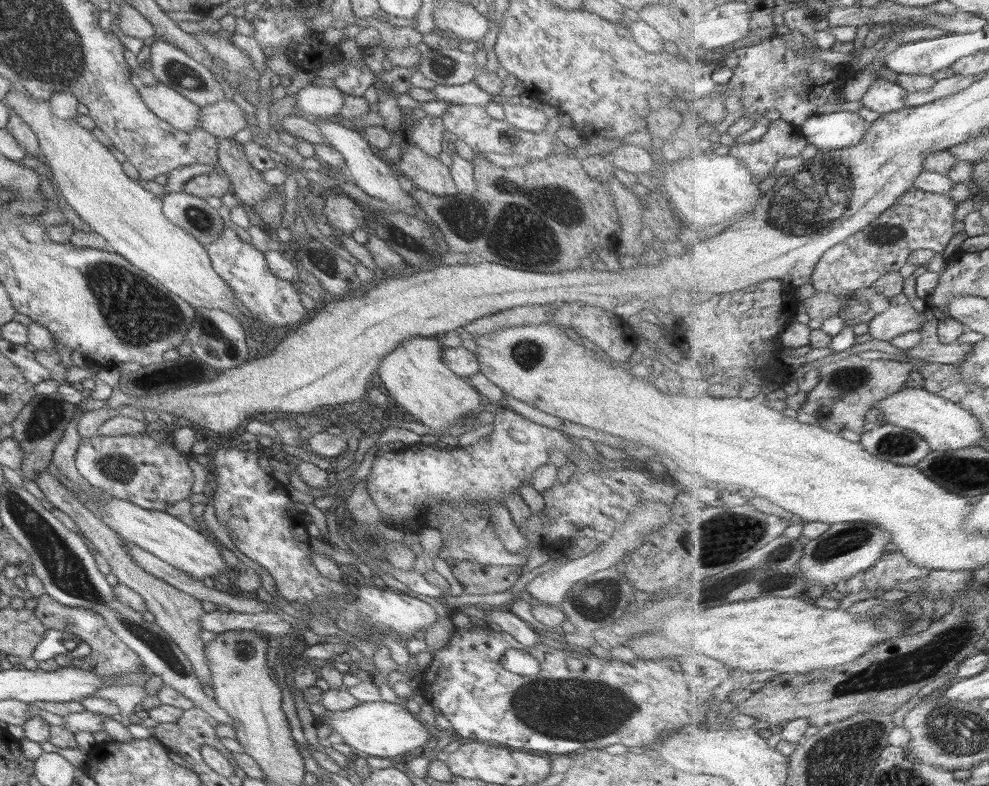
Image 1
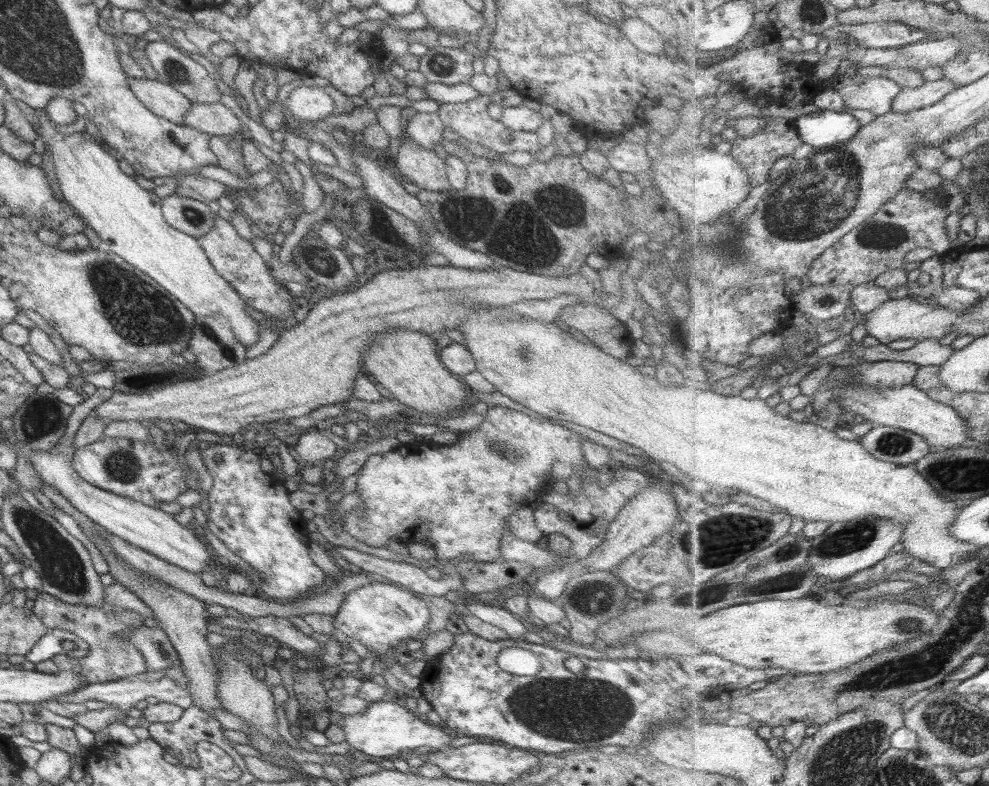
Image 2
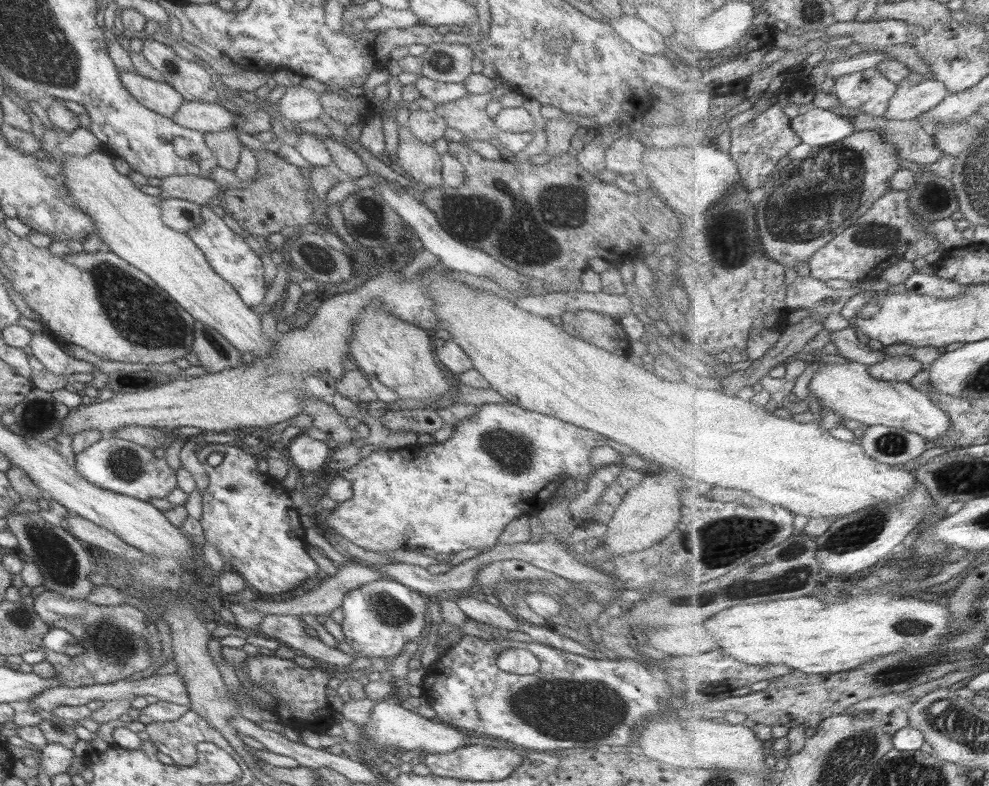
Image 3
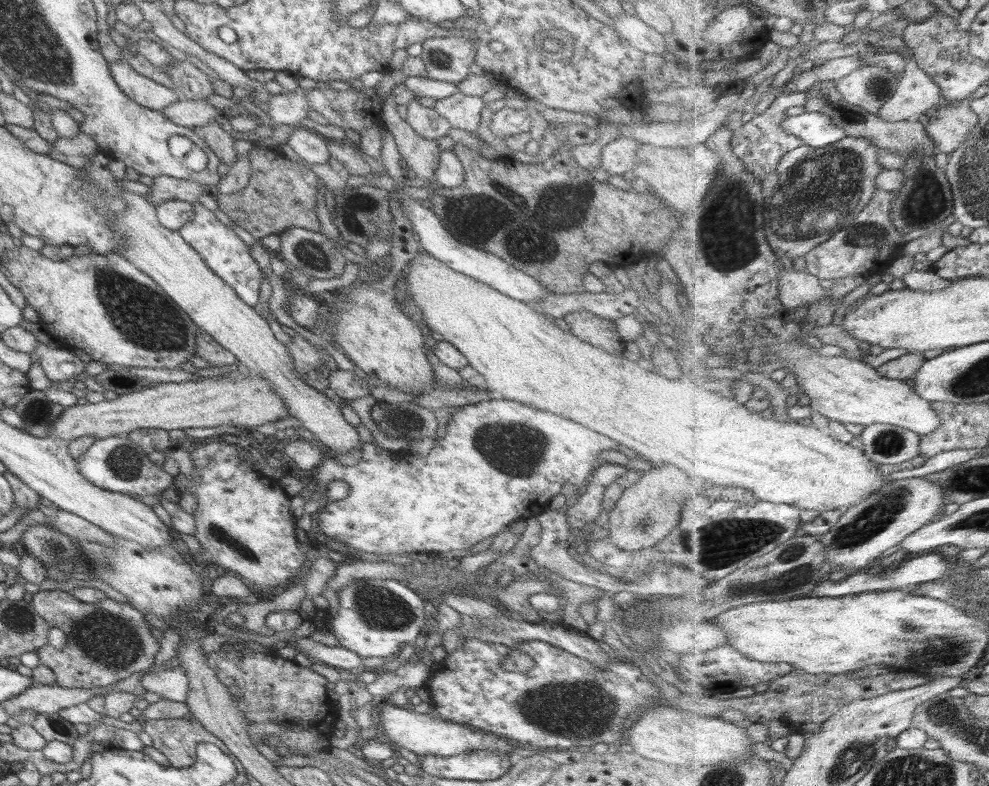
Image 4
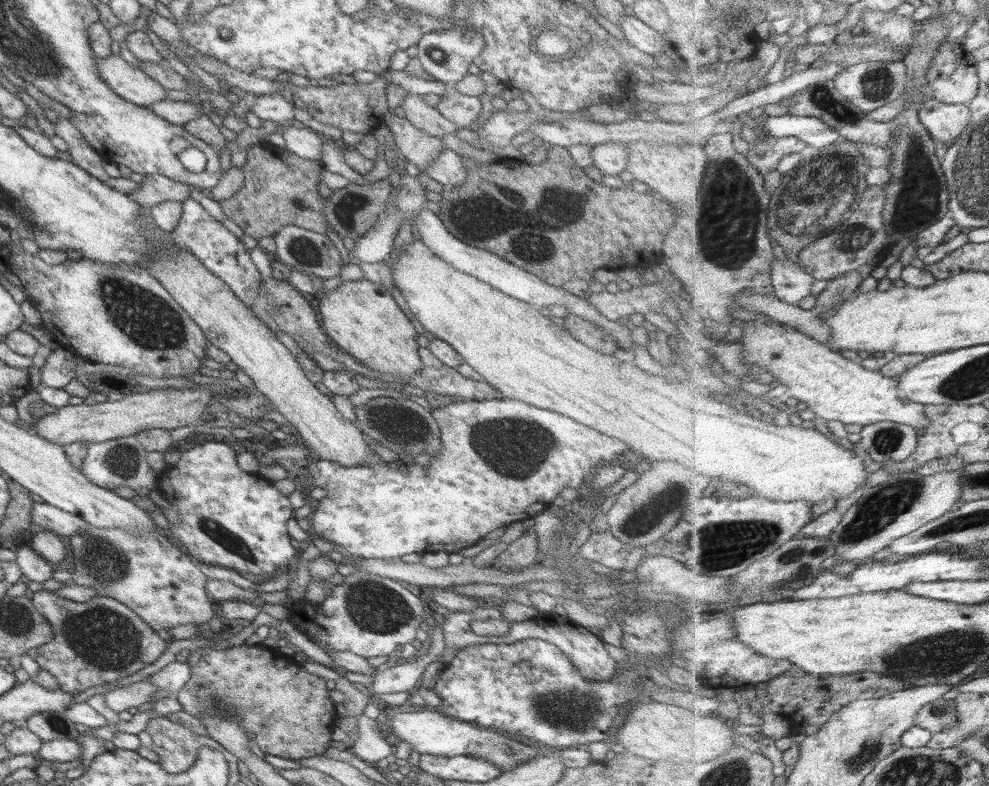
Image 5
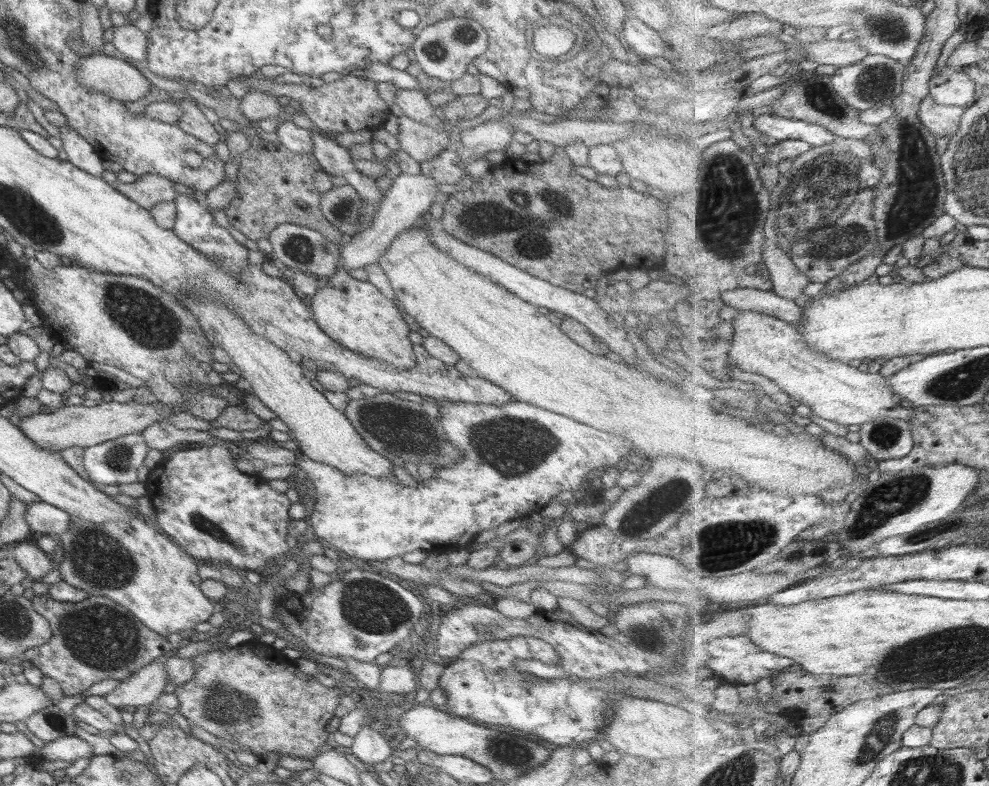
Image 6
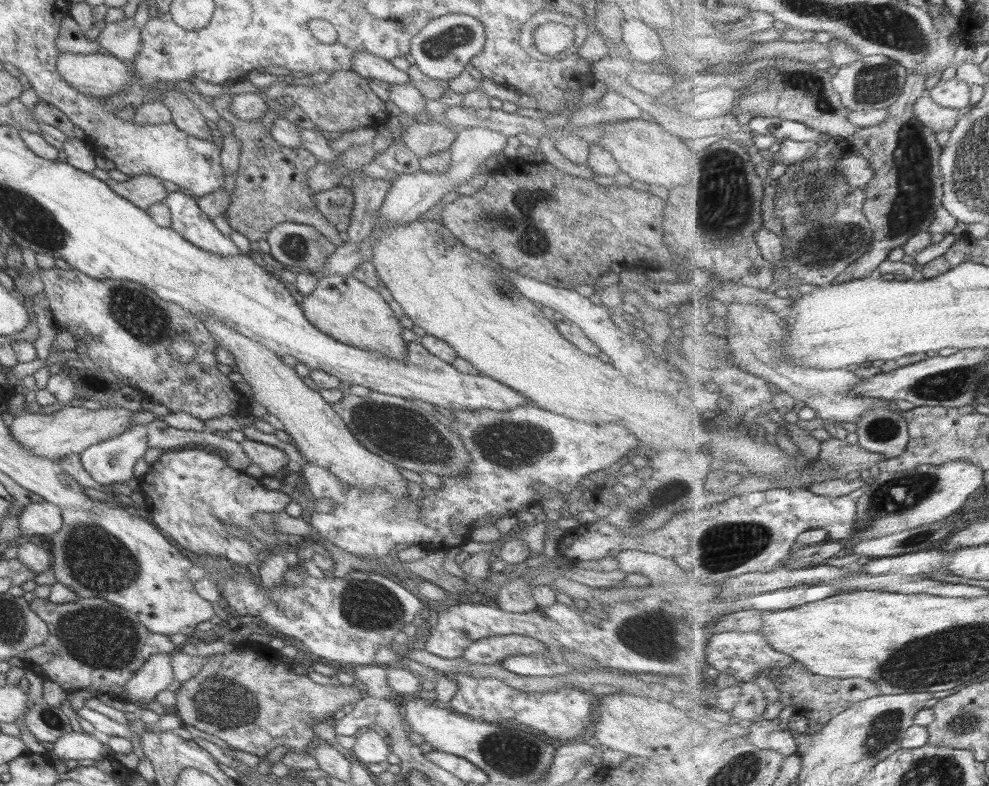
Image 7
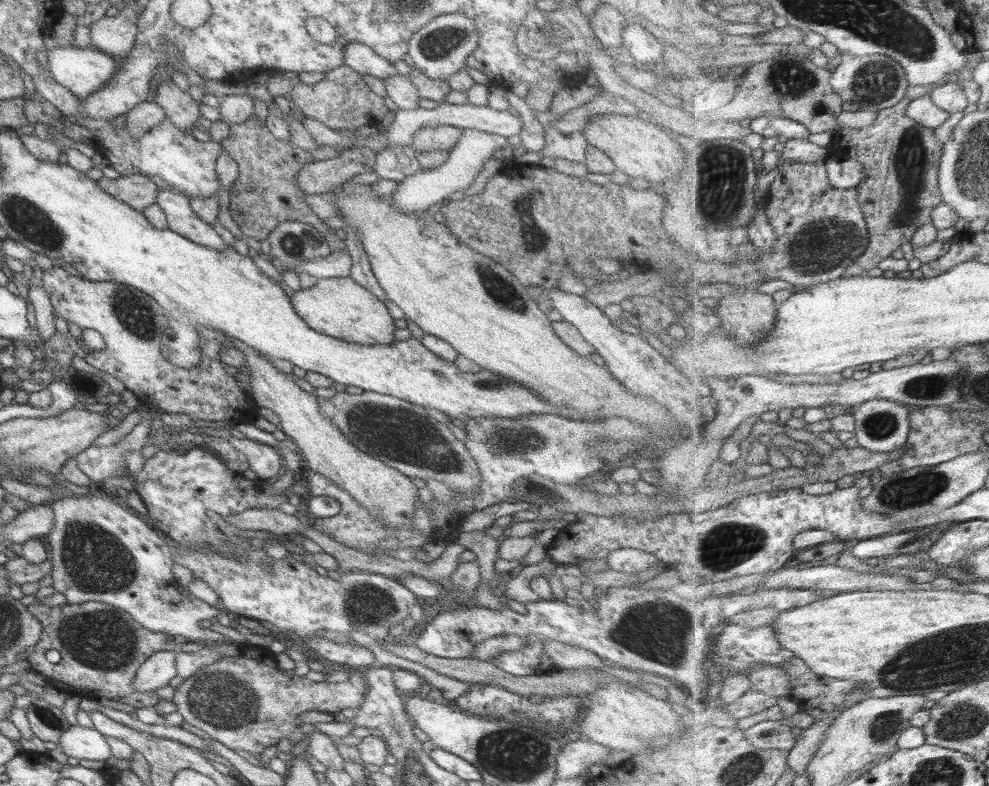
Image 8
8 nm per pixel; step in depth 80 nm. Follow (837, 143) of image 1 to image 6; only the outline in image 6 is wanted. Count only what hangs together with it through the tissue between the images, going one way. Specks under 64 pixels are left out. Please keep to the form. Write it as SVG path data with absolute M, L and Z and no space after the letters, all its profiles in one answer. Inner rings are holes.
M770 114L759 115L755 126L766 135L782 140L802 140L814 146L831 144L837 135L820 124Z

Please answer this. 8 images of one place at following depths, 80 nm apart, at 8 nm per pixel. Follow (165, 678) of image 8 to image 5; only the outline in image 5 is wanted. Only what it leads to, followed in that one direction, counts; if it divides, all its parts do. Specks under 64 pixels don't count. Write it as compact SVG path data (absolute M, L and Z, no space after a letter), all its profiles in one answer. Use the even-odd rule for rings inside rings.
M147 676L140 682L129 684L107 691L102 695L104 703L114 712L123 712L127 708L145 708L150 704L149 696L156 691L151 676Z

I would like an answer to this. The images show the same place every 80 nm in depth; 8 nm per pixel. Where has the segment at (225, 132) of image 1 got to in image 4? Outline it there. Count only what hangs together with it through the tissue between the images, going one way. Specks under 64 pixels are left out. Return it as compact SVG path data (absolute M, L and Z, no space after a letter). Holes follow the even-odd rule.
M182 98L175 104L166 106L161 114L167 120L188 129L205 126L210 122L216 123L220 116L223 115L204 100L193 101Z

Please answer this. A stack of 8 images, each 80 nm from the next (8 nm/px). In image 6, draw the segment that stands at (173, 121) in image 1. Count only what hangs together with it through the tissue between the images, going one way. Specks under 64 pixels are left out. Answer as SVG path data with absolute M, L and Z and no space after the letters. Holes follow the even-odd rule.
M89 55L75 65L76 79L86 89L99 91L119 102L135 102L153 86L130 63L117 56Z

